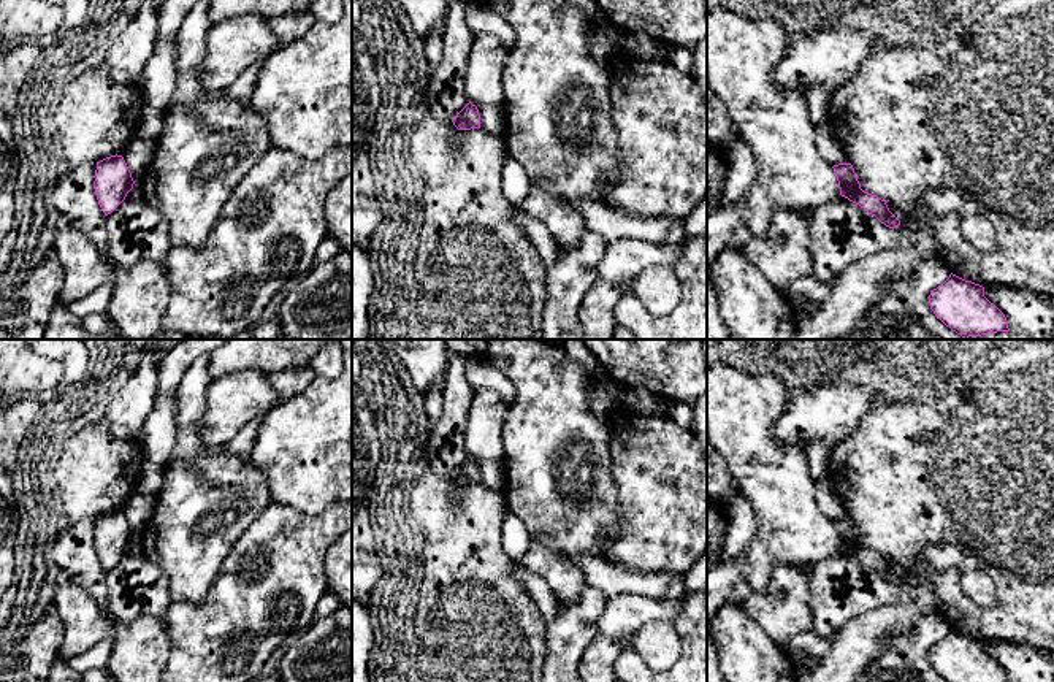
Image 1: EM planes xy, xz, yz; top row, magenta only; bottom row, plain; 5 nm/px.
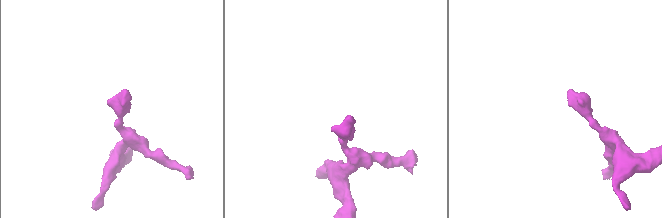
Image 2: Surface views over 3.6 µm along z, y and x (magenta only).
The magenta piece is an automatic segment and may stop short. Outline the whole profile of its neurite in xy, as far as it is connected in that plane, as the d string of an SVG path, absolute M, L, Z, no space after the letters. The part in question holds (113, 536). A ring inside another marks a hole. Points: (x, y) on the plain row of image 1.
M122 511L97 517L94 544L105 571L111 569L133 544L132 528Z

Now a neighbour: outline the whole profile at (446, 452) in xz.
M447 357L442 377L444 408L441 417L431 422L426 446L426 468L441 477L450 477L469 458L464 446L466 419L475 390L466 379L468 358Z

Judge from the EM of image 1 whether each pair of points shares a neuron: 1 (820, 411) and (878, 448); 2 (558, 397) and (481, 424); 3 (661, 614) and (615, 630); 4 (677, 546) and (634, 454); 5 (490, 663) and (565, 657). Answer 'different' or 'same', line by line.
1: different
2: different
3: same
4: same
5: different

